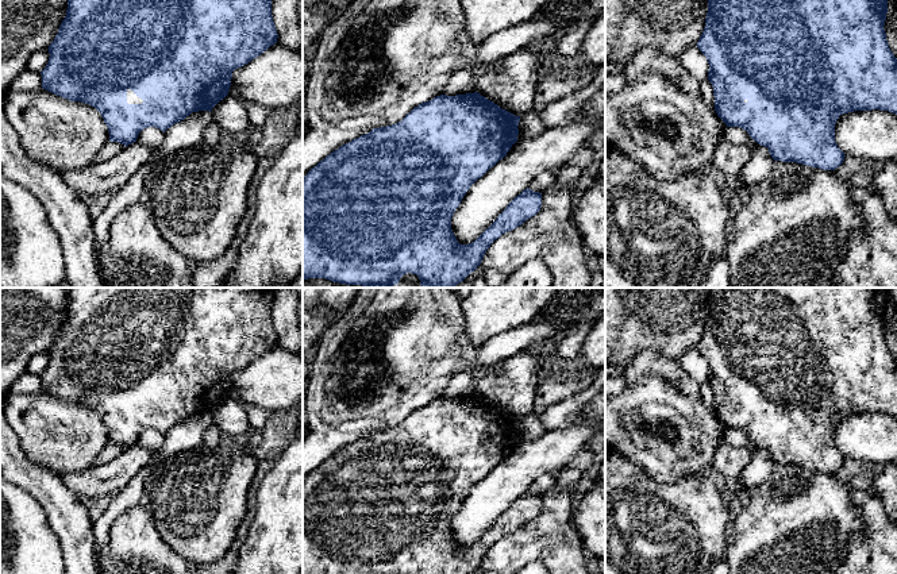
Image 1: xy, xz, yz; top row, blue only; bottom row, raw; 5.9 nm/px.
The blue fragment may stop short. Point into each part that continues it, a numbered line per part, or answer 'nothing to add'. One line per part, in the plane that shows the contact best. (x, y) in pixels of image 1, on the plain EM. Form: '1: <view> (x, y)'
1: xy (131, 400)

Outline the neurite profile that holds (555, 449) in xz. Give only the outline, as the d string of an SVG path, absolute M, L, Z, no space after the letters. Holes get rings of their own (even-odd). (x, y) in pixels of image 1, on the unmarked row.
M574 416L562 428L547 429L535 440L517 443L515 450L509 452L503 462L470 489L459 509L455 512L451 520L451 532L458 546L469 547L474 544L490 529L507 508L530 489L538 477L547 471L561 471L563 467L567 467L598 428L603 428L600 419Z

